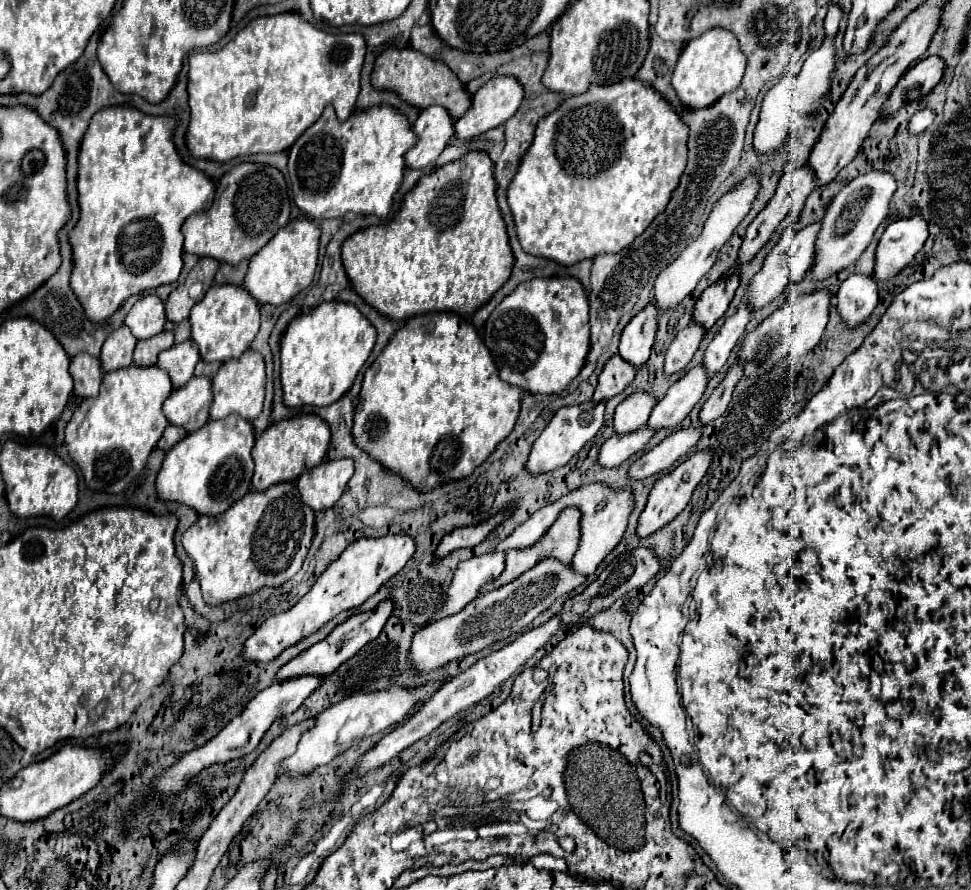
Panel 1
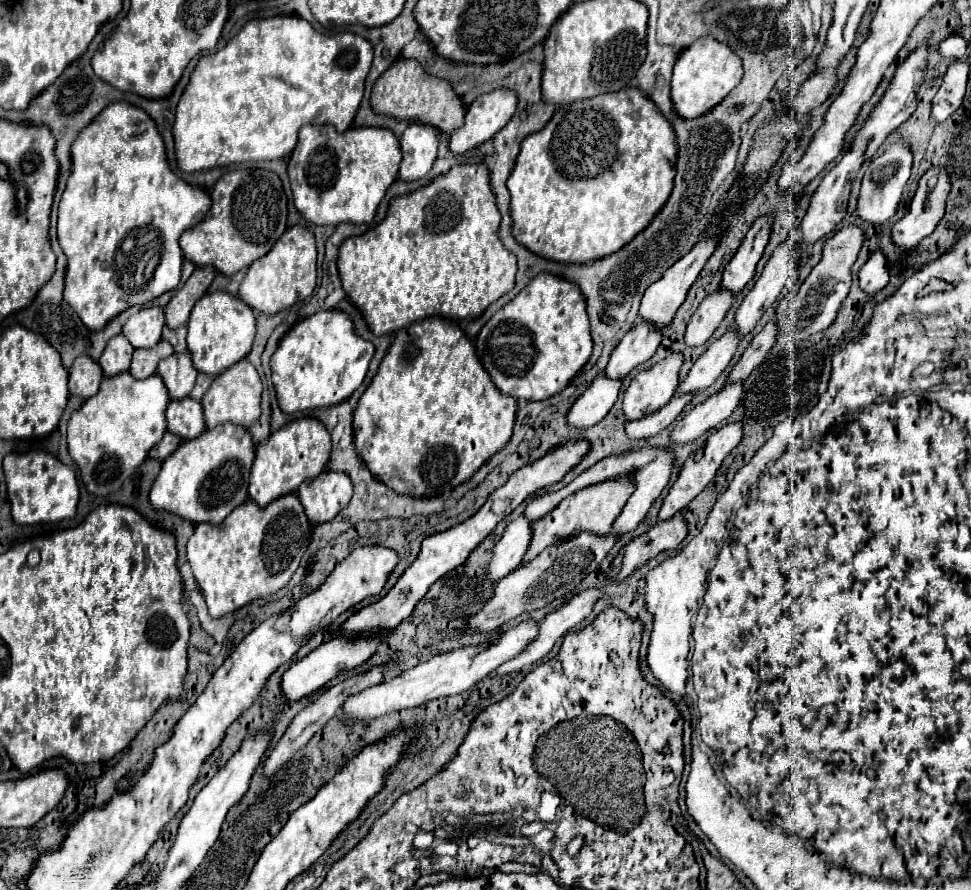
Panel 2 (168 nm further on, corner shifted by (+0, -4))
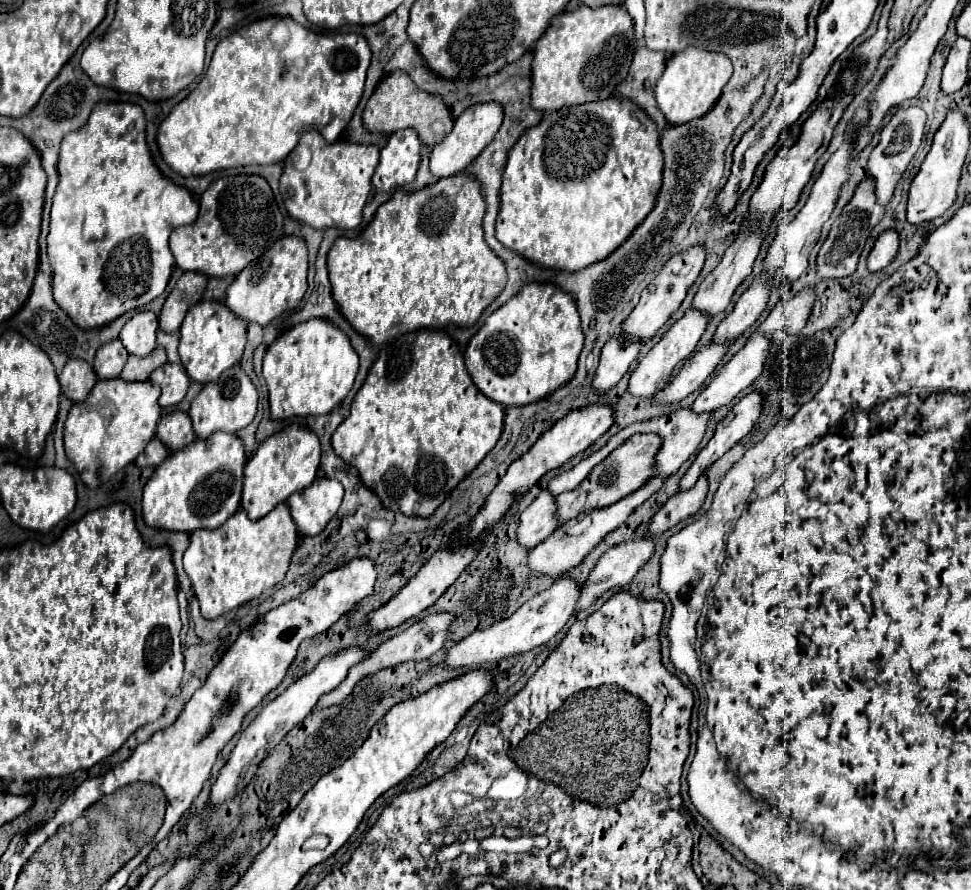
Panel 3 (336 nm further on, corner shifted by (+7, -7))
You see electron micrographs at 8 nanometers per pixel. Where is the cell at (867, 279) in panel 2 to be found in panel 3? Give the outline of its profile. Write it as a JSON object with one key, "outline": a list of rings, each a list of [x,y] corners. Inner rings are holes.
{"outline":[[[893,229],[883,231],[877,237],[877,241],[875,241],[875,245],[873,245],[873,249],[871,249],[869,257],[867,257],[867,269],[871,273],[881,273],[895,259],[897,247],[899,247],[897,231],[893,231]]]}

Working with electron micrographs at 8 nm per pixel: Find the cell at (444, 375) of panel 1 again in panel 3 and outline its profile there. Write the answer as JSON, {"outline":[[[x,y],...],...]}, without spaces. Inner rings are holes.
{"outline":[[[417,329],[417,331],[411,331],[407,335],[399,335],[399,337],[391,339],[389,343],[385,343],[381,347],[377,361],[373,363],[373,367],[371,367],[371,371],[369,371],[363,387],[357,391],[357,395],[353,399],[349,417],[337,427],[337,431],[333,433],[333,441],[331,443],[333,443],[333,451],[345,463],[353,465],[359,471],[361,481],[365,485],[369,485],[369,489],[373,489],[373,493],[377,493],[377,497],[381,497],[381,501],[383,501],[385,507],[391,507],[391,509],[397,509],[399,507],[399,511],[405,513],[405,515],[429,517],[449,497],[449,493],[453,491],[453,487],[459,481],[463,481],[463,477],[469,475],[483,461],[483,457],[495,447],[495,443],[501,437],[503,423],[505,423],[505,405],[495,403],[495,401],[489,401],[489,397],[485,397],[473,385],[473,381],[469,381],[469,375],[465,373],[465,365],[463,365],[463,353],[459,351],[457,343],[445,331],[439,331],[439,329]]]}

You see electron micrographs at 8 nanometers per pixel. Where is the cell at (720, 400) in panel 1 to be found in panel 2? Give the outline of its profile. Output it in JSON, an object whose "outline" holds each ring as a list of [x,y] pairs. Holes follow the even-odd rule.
{"outline":[[[768,322],[760,334],[754,336],[754,340],[750,342],[750,346],[744,350],[742,358],[738,360],[738,364],[732,368],[730,372],[730,380],[746,380],[748,374],[768,356],[770,348],[776,344],[778,338],[778,326],[776,322]]]}

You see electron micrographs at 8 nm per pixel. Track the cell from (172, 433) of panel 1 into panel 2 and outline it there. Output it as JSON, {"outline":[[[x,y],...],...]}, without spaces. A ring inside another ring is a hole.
{"outline":[[[166,432],[164,438],[150,450],[150,458],[156,458],[156,460],[164,460],[168,454],[172,454],[180,444],[180,436],[172,434],[172,432]]]}

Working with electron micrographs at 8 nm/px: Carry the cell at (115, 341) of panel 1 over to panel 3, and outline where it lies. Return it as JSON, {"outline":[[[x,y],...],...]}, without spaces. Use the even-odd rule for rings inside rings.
{"outline":[[[113,339],[97,349],[93,367],[95,367],[95,373],[99,379],[115,379],[115,377],[119,377],[125,361],[127,361],[125,347],[121,345],[119,339]]]}

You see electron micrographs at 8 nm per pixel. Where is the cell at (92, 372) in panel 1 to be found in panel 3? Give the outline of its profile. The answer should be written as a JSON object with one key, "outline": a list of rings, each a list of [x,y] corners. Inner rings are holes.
{"outline":[[[69,359],[59,375],[59,383],[61,383],[61,391],[65,397],[69,397],[71,401],[79,403],[87,397],[87,393],[93,389],[93,385],[97,383],[97,375],[93,371],[93,367],[83,361],[83,359]]]}

